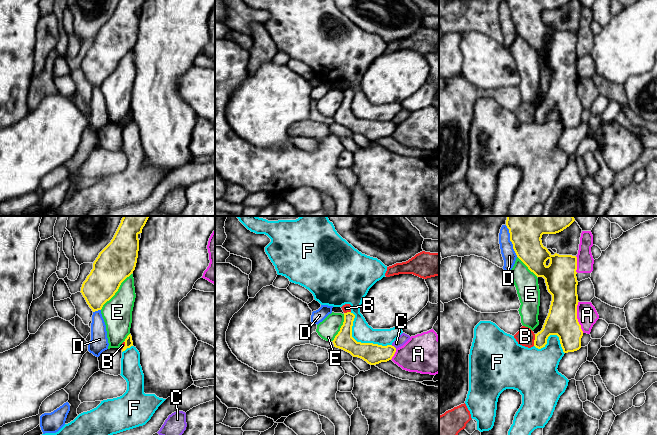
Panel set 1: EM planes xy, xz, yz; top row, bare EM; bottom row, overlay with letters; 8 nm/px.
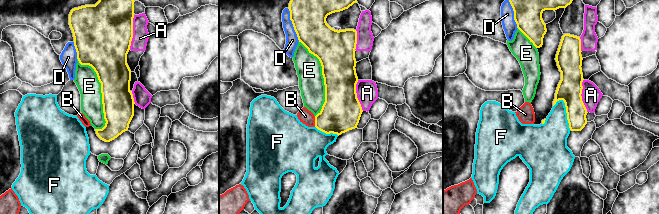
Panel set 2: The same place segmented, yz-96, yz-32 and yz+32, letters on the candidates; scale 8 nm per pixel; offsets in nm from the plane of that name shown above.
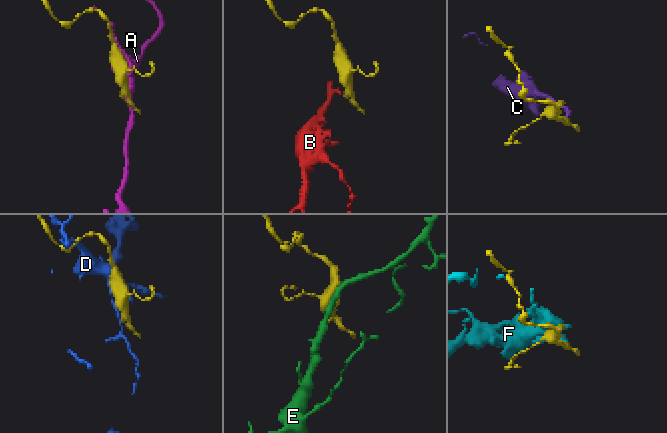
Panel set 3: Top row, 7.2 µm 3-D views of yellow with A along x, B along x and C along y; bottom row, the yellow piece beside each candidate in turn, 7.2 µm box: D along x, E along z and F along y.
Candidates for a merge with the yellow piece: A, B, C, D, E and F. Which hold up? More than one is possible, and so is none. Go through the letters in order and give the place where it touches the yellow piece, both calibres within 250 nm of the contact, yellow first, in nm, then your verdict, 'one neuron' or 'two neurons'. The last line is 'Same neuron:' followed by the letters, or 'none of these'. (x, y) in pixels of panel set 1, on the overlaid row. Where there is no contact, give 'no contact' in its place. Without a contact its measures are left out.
A: contact yz (576, 317); calibres 240 and 160 nm; two neurons
B: contact yz (534, 340); calibres 220 and 150 nm; two neurons
C: contact xz (393, 346); calibres 170 and 80 nm; two neurons
D: contact yz (510, 240); calibres 360 and 110 nm; two neurons
E: contact xy (117, 290); calibres 300 and 240 nm; two neurons
F: contact xz (359, 342); calibres 170 and 160 nm; two neurons
Same neuron: none of these

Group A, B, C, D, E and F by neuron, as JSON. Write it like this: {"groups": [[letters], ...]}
{"groups": [["A"], ["B"], ["C"], ["D"], ["E"], ["F"]]}

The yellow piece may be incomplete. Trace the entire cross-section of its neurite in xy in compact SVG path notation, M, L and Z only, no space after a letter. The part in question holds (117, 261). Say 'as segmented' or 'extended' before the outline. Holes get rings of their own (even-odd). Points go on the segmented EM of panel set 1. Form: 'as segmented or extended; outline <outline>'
as segmented; outline M123 216L111 242L99 253L93 269L83 282L81 293L93 312L101 310L118 291L121 283L135 270L138 251L138 235L142 233L149 216Z

